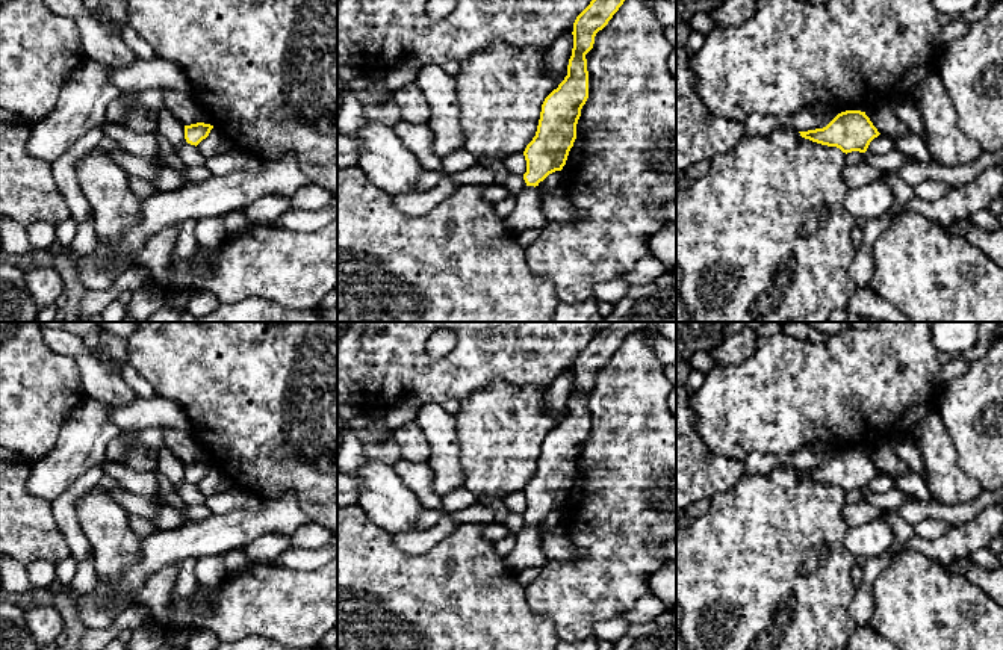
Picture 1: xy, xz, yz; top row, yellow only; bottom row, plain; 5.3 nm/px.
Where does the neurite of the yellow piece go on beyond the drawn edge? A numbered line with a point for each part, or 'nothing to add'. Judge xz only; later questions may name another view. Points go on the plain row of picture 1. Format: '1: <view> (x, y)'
1: xz (528, 552)

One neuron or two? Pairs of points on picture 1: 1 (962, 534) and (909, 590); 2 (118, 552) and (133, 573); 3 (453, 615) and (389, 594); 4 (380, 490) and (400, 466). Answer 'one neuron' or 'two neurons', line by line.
1: two neurons
2: two neurons
3: one neuron
4: two neurons

